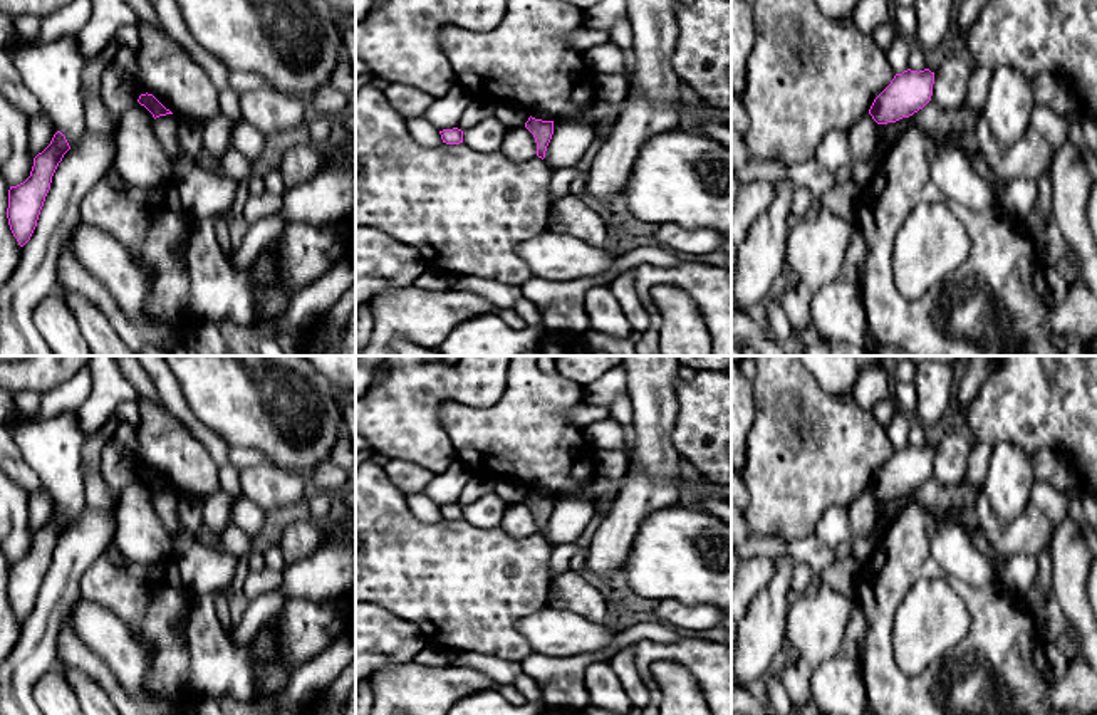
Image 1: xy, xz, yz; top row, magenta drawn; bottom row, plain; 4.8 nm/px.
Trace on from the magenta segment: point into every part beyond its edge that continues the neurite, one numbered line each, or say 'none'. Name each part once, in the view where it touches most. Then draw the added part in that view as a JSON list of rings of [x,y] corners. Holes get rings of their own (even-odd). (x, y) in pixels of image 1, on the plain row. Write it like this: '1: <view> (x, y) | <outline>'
none

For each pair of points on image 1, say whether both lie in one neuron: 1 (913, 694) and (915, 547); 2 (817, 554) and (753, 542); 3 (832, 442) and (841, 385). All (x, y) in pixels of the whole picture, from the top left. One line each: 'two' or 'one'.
1: one
2: one
3: two

